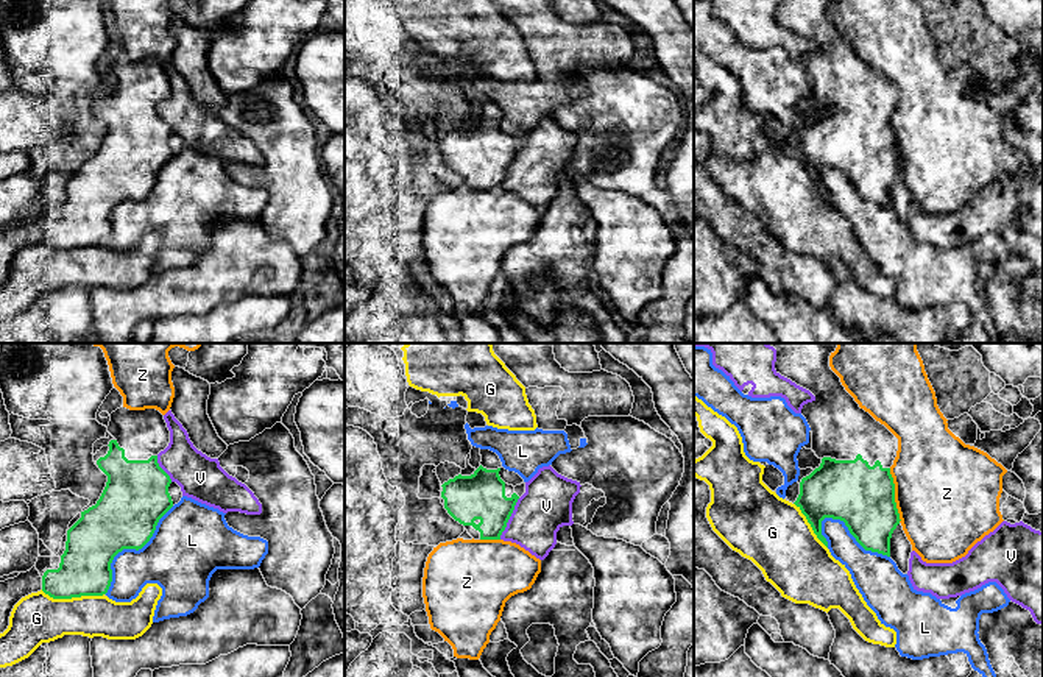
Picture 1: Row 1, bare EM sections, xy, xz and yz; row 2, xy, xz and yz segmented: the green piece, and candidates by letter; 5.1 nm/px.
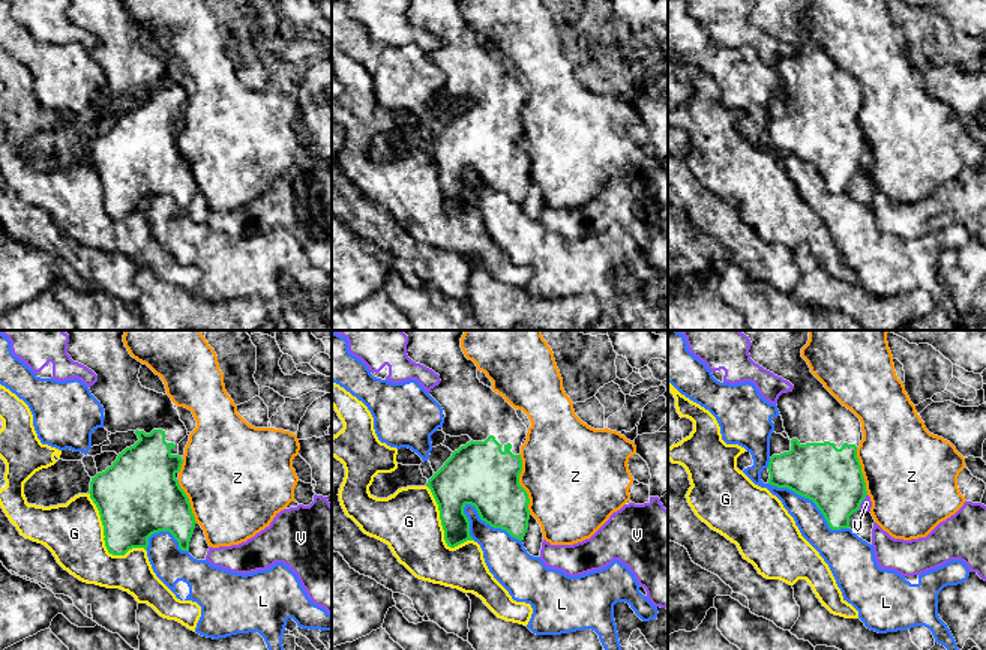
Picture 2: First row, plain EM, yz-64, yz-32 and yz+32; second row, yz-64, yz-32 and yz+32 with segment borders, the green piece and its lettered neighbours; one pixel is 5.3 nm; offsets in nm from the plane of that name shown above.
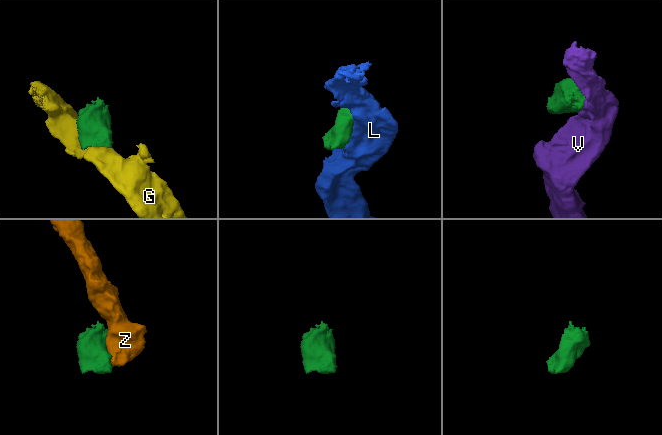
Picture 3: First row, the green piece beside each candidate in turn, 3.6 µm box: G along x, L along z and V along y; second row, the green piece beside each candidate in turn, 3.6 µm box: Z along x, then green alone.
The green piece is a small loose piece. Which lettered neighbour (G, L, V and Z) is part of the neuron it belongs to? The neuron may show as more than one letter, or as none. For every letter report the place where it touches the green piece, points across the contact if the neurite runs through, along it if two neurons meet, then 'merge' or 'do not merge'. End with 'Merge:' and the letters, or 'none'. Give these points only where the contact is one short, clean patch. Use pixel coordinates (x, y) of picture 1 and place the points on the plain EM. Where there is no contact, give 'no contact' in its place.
G: contact xy (72, 247); do not merge
L: contact xy (130, 198); do not merge
V: contact xz (509, 169); border xz (519, 148), (499, 189); do not merge
Z: contact yz (894, 145); do not merge
Merge: none

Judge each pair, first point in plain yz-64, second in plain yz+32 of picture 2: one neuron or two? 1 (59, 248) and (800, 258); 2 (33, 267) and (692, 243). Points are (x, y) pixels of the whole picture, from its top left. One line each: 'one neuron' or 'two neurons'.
1: two neurons
2: one neuron

